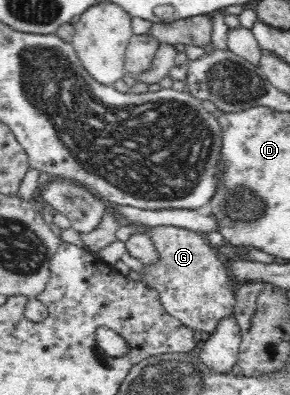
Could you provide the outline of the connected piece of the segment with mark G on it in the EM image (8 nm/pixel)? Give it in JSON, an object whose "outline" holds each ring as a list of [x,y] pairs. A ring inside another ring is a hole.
{"outline":[[[159,226],[146,228],[161,258],[156,264],[148,265],[143,282],[157,290],[160,303],[168,315],[185,323],[193,331],[214,333],[217,324],[232,315],[236,303],[236,281],[228,276],[228,269],[218,260],[219,253],[212,250],[204,237],[185,228]]]}

